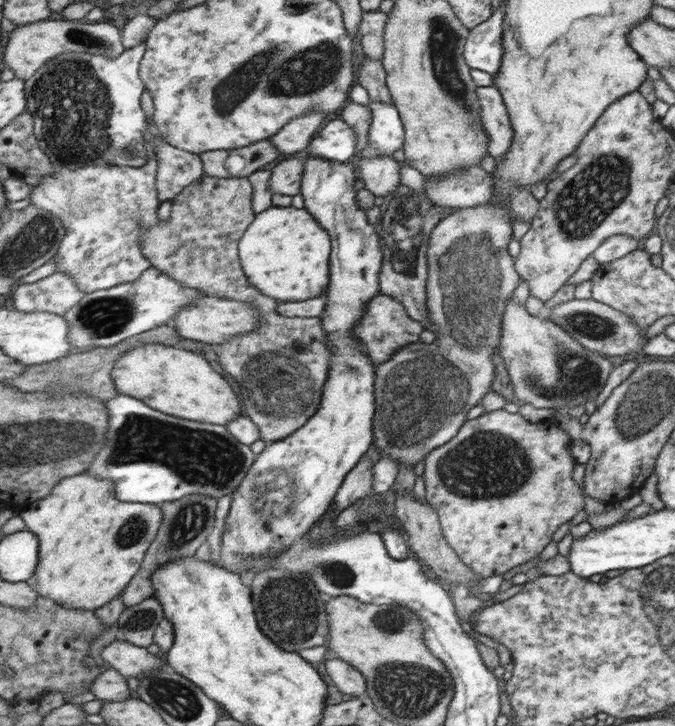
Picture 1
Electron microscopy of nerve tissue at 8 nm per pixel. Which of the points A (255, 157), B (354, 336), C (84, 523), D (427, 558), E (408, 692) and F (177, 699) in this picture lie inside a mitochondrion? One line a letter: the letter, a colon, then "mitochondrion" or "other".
A: other
B: other
C: other
D: other
E: mitochondrion
F: mitochondrion

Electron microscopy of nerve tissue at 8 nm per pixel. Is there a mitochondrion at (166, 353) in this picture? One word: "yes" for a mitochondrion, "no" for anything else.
no

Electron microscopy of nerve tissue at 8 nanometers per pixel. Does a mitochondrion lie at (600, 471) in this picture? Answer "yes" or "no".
no

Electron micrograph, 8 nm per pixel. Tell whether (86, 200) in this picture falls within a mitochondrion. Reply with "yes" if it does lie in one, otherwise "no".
yes

